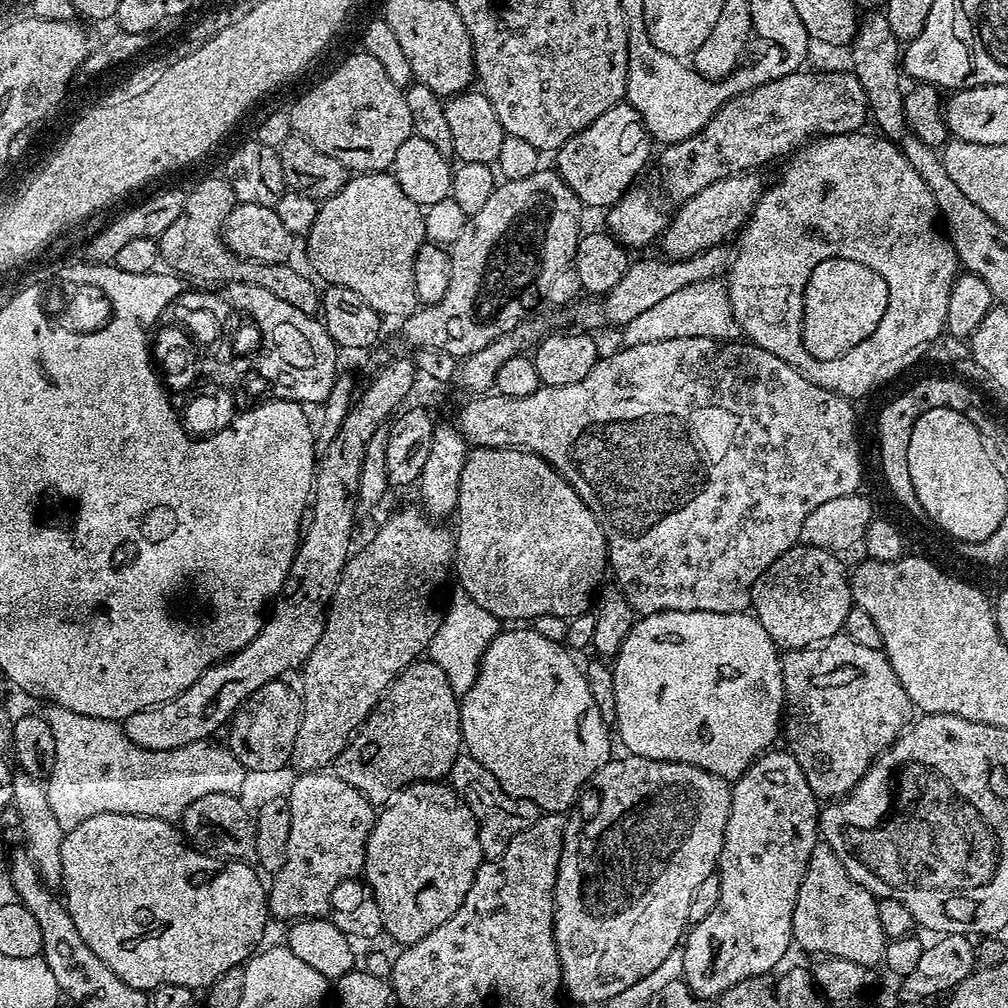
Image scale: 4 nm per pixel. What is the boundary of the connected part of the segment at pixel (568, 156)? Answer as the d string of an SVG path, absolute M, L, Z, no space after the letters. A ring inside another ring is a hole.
M621 102L610 106L606 114L594 118L574 138L570 138L555 153L555 171L578 194L585 209L601 208L607 210L624 197L624 193L637 183L636 175L648 164L652 156L654 141L648 135L646 126L631 104Z

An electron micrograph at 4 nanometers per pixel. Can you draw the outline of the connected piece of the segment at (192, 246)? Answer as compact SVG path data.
M223 175L208 176L200 180L192 189L187 189L182 214L174 218L171 226L158 238L160 259L165 269L171 270L181 278L189 276L192 280L201 280L204 284L253 284L262 286L262 290L270 290L270 294L282 298L282 302L290 302L290 306L298 306L302 314L315 317L320 311L320 292L298 269L287 264L253 264L241 260L228 249L222 235L224 223L237 206L236 195L230 182Z

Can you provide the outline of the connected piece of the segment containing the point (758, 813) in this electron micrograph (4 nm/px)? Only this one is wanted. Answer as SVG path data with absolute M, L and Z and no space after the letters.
M769 750L758 757L731 785L730 818L726 822L722 854L718 865L718 875L722 886L722 891L718 894L718 906L714 906L714 910L710 910L710 914L707 918L702 918L702 922L691 925L690 931L682 944L684 953L684 974L682 979L688 985L688 989L701 998L721 996L726 990L730 990L730 986L735 986L738 982L746 982L746 978L769 975L773 971L771 968L777 967L776 969L779 969L781 967L780 959L787 954L788 947L793 947L794 944L792 939L794 902L798 898L798 886L802 886L802 878L806 874L806 866L810 862L810 854L818 842L818 801L815 794L810 790L810 782L806 782L806 774L802 774L802 766L798 766L798 762L793 758L791 752L787 750L776 751Z

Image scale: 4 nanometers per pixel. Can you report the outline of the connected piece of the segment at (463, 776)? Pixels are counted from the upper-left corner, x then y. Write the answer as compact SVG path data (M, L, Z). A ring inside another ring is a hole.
M461 754L448 771L447 779L452 789L466 802L466 806L470 806L474 814L478 826L478 842L482 846L485 860L498 858L502 850L510 846L510 841L518 838L522 830L534 826L534 822L538 822L542 814L540 807L534 802L506 794L506 790L498 786L498 778L494 778L494 774L490 774L490 770L486 770L486 766L482 766L482 762L478 762L473 756Z

